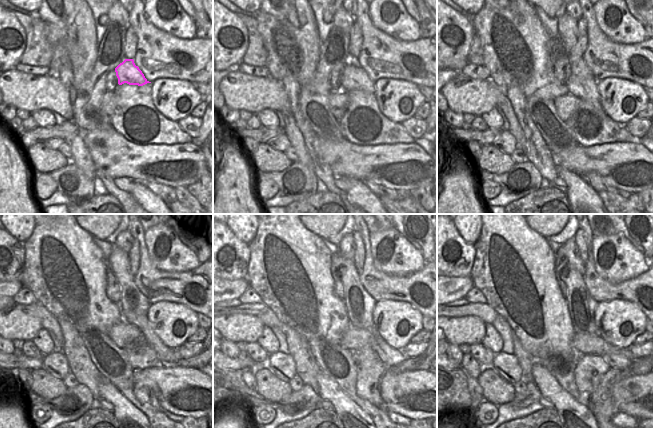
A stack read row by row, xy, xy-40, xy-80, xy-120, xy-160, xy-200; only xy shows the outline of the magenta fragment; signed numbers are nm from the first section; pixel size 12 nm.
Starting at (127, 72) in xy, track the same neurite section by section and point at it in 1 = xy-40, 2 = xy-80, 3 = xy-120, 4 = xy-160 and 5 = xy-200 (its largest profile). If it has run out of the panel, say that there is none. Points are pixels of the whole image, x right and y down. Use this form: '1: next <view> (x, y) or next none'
1: next xy-40 (355, 77)
2: next xy-80 (586, 89)
3: next xy-120 (125, 331)
4: next xy-160 (354, 339)
5: next xy-200 (586, 343)

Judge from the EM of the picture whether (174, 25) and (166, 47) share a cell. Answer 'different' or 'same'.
different

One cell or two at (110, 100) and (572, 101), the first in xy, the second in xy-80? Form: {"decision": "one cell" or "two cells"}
{"decision": "one cell"}

